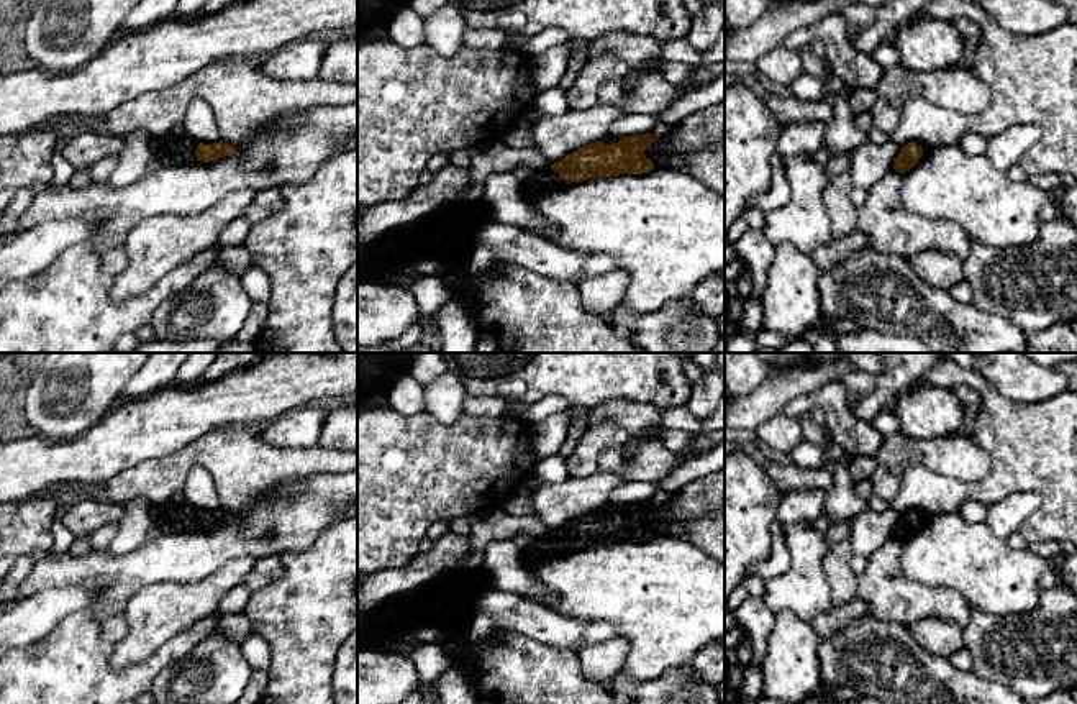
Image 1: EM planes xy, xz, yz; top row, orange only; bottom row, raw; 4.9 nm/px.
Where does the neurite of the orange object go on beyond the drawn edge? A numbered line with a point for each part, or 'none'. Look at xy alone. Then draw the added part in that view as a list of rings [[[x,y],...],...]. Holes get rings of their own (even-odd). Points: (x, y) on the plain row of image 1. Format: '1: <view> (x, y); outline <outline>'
1: xy (177, 517); outline [[[169,504],[161,509],[164,512],[166,527],[174,532],[197,532],[202,530],[195,523],[195,517],[200,510],[195,507],[184,504],[184,505],[174,505]]]

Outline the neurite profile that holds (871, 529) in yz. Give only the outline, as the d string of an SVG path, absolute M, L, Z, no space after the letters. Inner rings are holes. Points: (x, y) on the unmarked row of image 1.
M892 507L882 512L866 509L852 519L849 542L854 556L869 560L887 540L893 537L902 514Z

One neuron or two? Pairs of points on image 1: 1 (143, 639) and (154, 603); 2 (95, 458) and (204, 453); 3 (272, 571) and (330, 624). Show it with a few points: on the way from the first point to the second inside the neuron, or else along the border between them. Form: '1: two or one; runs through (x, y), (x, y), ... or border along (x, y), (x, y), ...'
1: one; runs through (146, 630), (154, 611)
2: two; border along (202, 435), (179, 450), (143, 460), (133, 466)
3: two; border along (281, 558), (282, 575), (276, 581), (253, 591)

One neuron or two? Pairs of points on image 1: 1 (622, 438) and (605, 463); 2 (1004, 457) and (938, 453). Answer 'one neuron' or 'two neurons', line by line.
1: two neurons
2: two neurons

